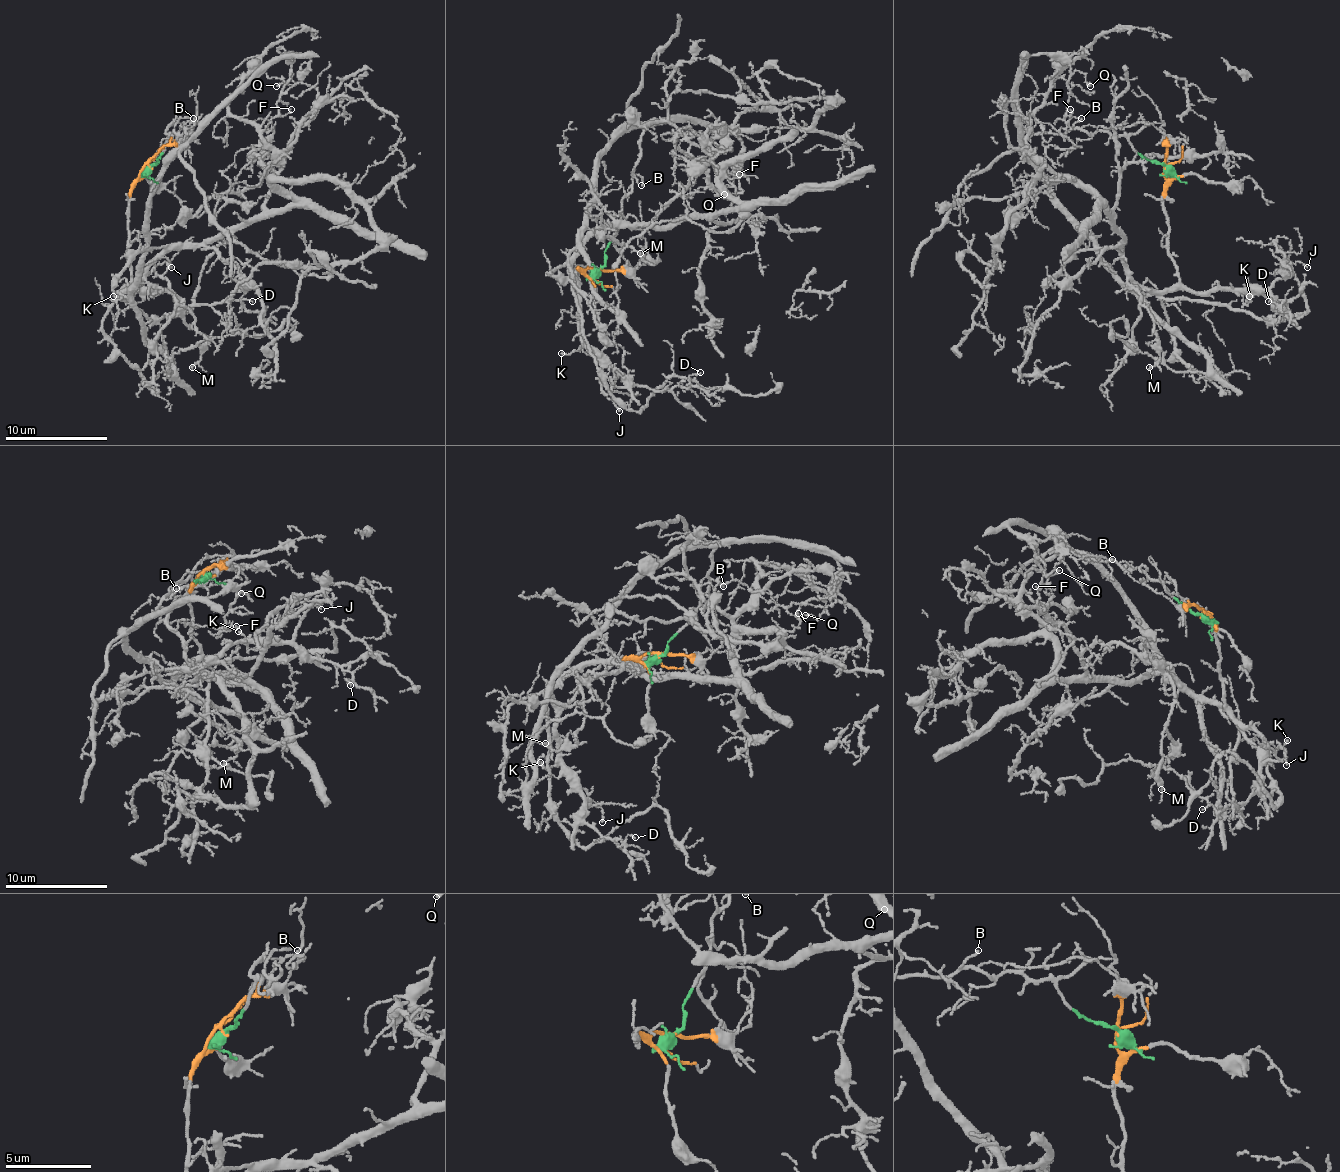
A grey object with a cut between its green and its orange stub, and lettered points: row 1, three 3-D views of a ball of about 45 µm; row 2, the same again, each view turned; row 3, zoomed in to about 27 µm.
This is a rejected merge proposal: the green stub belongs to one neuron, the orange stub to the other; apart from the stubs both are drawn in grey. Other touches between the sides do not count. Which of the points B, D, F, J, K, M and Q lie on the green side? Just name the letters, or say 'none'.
B, F, Q

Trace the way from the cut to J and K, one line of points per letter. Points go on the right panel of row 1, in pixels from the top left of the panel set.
J: (1164, 166), (1167, 255), (1179, 281), (1192, 291), (1264, 291), (1297, 260), (1307, 268)
K: (1164, 166), (1169, 227), (1167, 255), (1179, 281), (1192, 291), (1241, 291), (1248, 301), (1248, 296)

